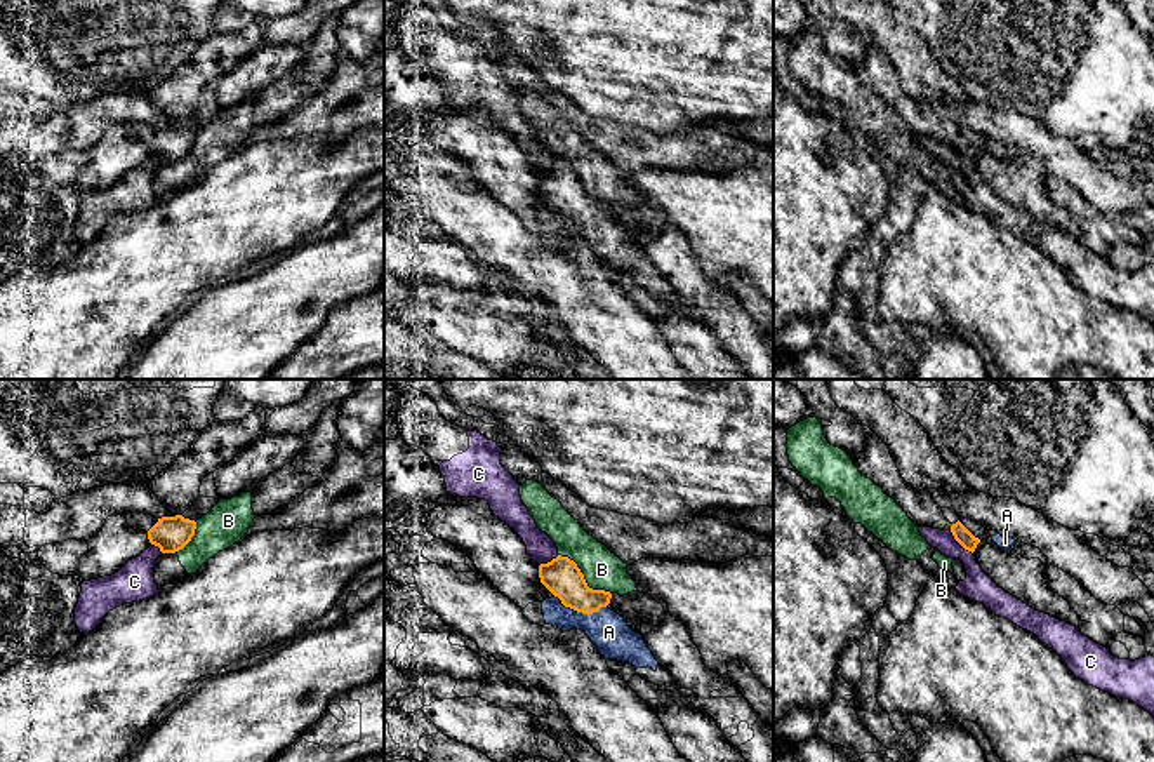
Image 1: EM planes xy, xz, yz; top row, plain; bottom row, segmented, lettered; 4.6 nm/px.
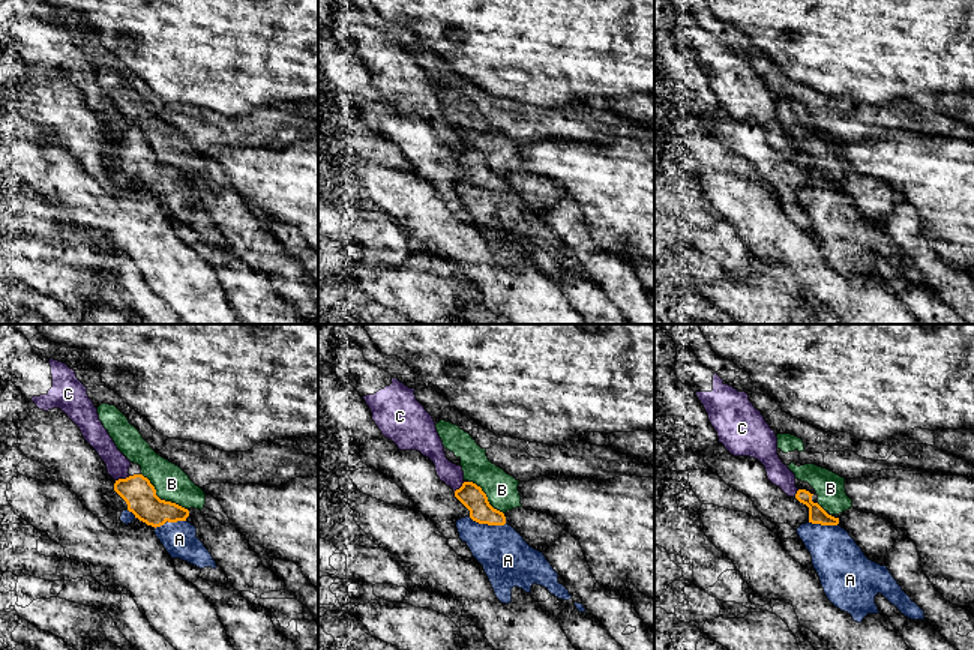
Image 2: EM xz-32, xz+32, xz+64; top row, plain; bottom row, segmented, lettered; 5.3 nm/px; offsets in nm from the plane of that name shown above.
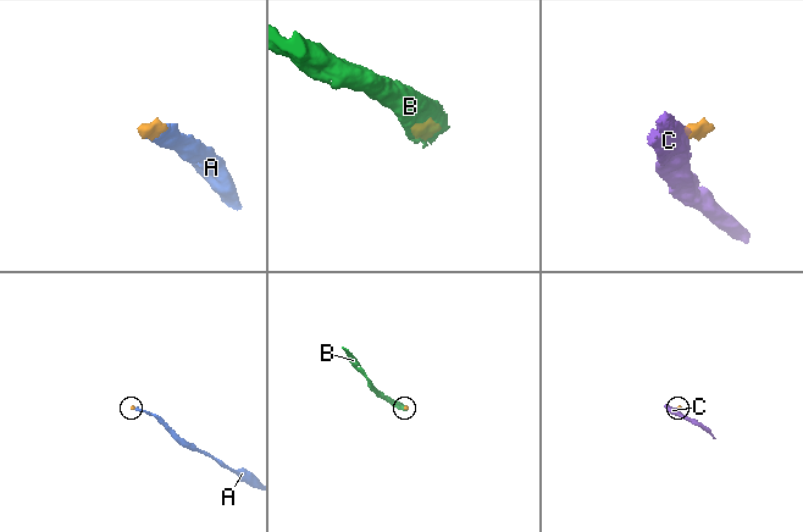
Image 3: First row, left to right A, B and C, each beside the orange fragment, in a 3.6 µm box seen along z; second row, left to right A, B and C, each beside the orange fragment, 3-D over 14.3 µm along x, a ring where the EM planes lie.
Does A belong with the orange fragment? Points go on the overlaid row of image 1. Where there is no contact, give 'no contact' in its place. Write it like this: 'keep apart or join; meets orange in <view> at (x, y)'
join; meets orange in xz at (581, 611)

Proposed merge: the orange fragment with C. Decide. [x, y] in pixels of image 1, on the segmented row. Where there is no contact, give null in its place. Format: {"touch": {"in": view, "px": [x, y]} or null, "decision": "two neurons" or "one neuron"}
{"touch": {"in": "yz", "px": [960, 543]}, "decision": "two neurons"}

